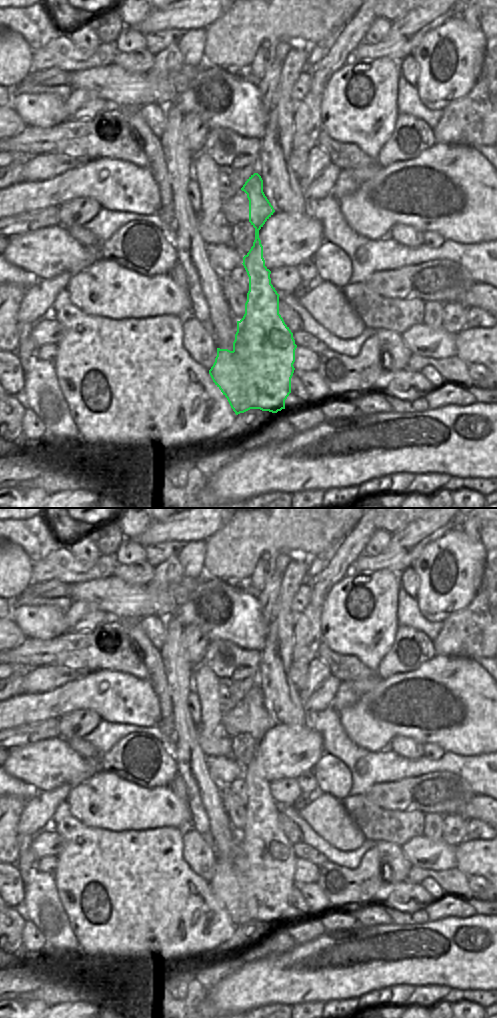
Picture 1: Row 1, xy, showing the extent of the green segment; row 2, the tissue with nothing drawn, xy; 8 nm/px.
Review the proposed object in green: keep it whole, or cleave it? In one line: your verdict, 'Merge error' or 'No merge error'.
Merge error

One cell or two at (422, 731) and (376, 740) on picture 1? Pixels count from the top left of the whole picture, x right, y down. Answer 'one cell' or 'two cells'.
one cell

